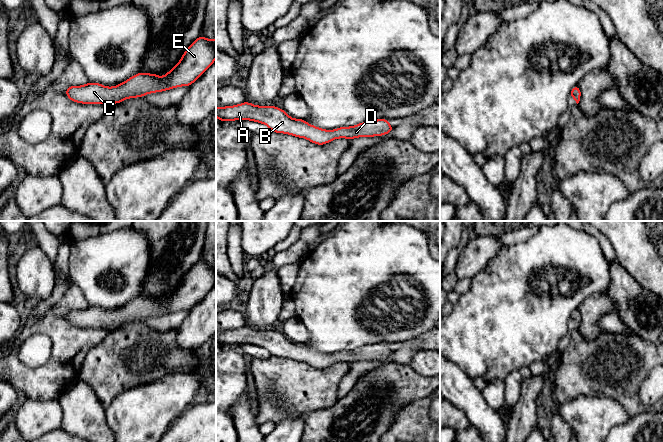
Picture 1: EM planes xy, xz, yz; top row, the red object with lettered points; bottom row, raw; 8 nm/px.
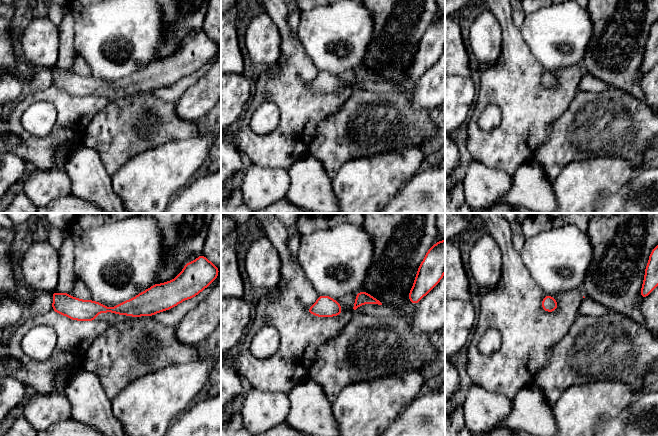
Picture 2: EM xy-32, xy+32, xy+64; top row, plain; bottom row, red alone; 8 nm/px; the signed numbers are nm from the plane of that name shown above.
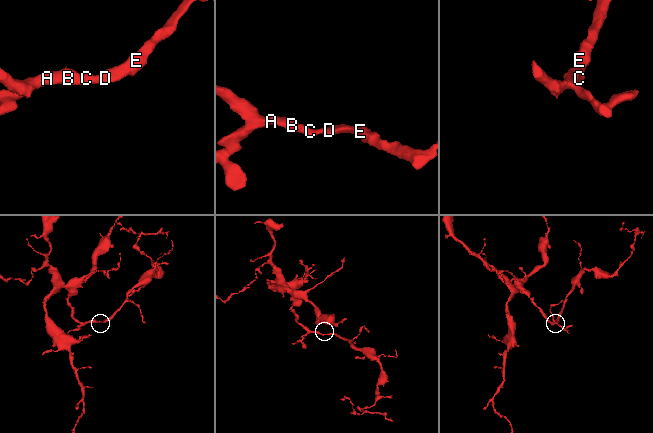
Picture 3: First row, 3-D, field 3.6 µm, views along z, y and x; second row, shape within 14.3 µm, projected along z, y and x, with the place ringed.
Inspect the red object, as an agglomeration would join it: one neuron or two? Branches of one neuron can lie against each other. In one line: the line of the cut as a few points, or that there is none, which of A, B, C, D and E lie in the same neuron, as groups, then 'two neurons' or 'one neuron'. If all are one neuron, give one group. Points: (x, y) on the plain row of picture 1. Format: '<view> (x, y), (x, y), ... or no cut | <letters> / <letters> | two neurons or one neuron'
no cut | A B C D E | one neuron

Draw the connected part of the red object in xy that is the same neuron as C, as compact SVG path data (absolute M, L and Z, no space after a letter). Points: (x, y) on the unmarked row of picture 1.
M199 260L184 276L177 289L163 301L156 298L138 297L115 311L88 306L83 310L70 310L67 321L77 327L120 327L128 322L142 321L179 310L190 310L213 287L216 281L216 263Z

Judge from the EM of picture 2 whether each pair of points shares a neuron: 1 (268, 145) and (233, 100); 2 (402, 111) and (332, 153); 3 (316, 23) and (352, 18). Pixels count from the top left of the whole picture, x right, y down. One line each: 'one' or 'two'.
1: two
2: one
3: one

